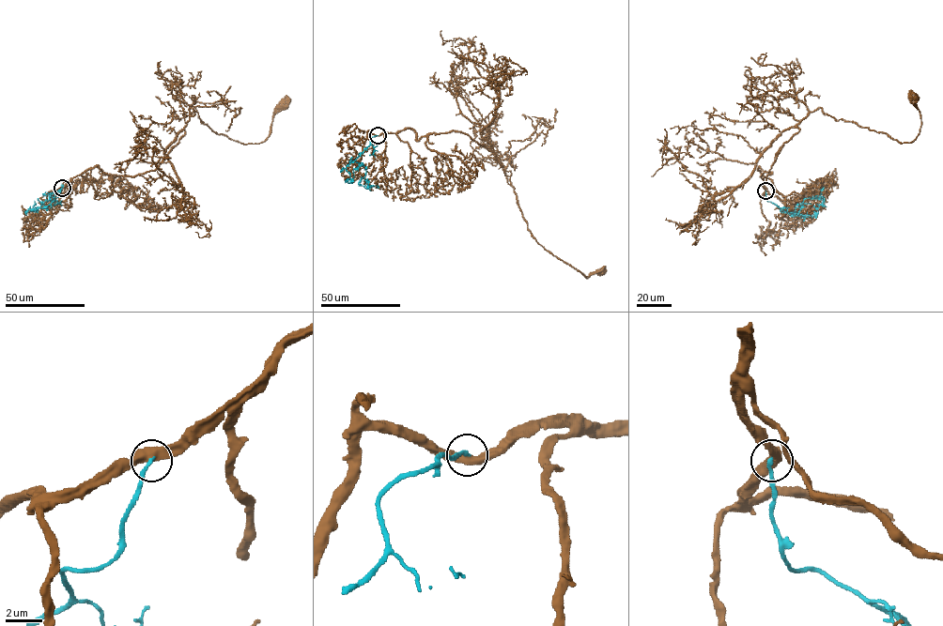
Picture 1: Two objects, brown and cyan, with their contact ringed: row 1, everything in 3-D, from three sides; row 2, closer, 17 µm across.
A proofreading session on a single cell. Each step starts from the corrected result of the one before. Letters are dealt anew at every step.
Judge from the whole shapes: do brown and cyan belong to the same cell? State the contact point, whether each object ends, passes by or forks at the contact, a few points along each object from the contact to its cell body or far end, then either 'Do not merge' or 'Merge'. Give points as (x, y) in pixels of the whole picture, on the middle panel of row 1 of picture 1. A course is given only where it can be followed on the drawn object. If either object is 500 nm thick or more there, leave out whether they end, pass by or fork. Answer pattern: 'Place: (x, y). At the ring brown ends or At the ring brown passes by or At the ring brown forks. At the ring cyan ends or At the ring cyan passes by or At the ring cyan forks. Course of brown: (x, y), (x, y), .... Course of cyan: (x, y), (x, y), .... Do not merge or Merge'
Place: (378, 135). Course of brown: (378, 135), (408, 128), (418, 141), (467, 133), (492, 152), (539, 244), (586, 278), (601, 271). Course of cyan: (378, 135), (372, 137), (355, 160), (365, 171), (358, 183), (378, 188). Do not merge

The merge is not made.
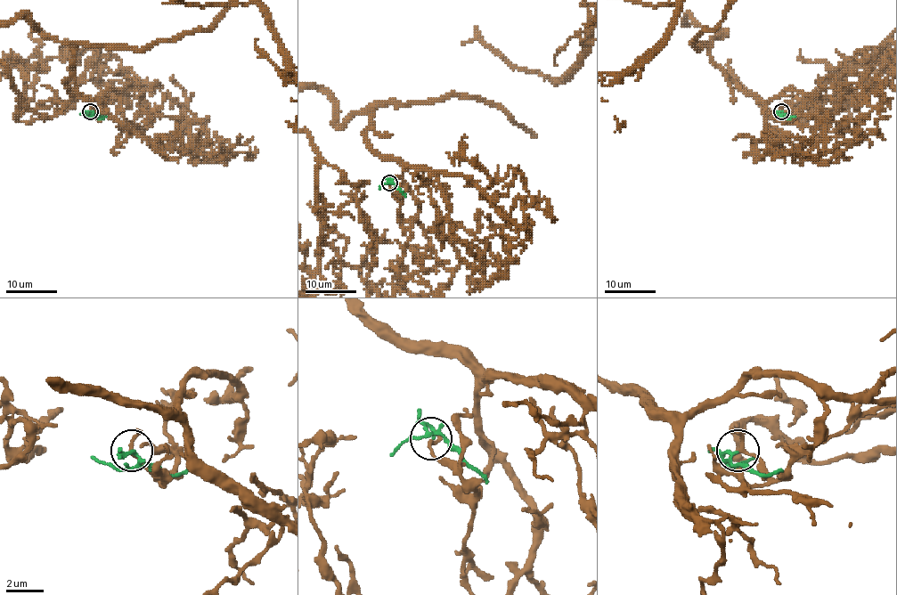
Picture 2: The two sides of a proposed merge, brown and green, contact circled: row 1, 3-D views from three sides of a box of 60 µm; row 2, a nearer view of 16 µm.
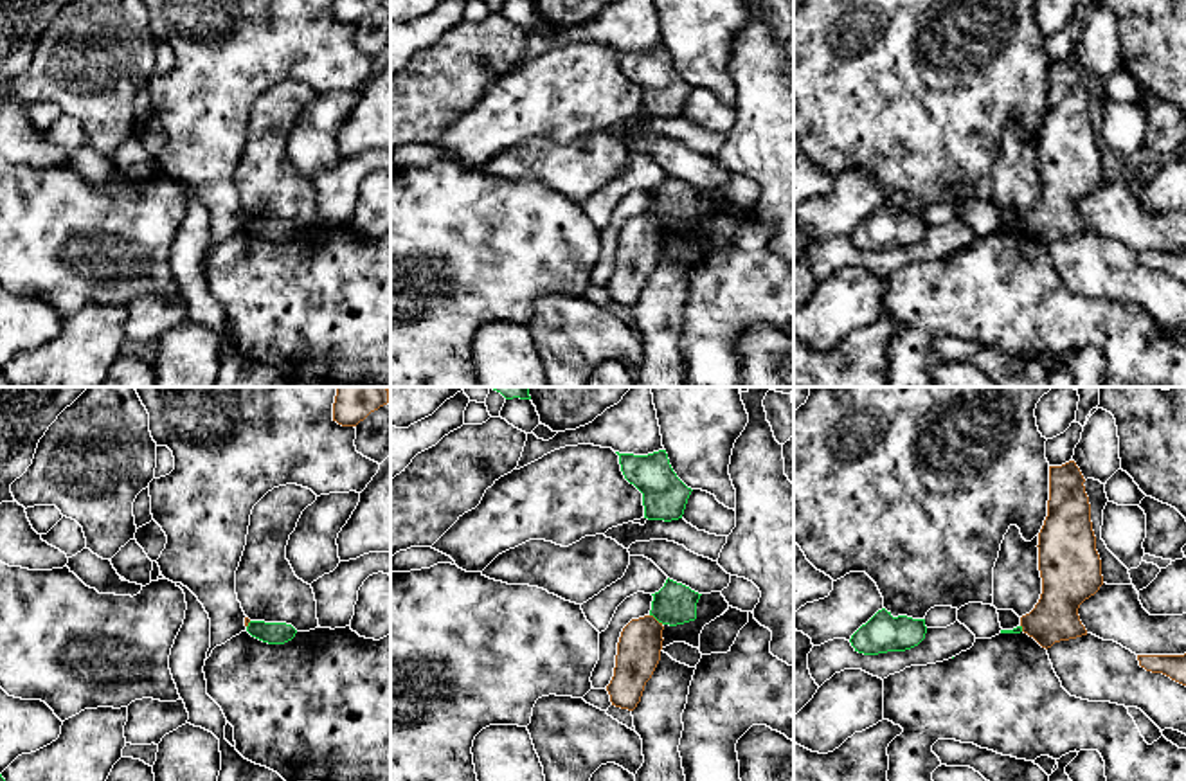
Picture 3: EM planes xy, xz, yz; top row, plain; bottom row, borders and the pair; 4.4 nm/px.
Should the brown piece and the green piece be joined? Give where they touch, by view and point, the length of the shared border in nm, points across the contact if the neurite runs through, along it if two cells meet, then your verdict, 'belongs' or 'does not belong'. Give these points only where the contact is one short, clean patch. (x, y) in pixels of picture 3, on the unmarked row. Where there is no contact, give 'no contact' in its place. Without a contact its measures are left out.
xz (655, 216) | 80 nm | along xz (650, 211), (663, 220) | does not belong

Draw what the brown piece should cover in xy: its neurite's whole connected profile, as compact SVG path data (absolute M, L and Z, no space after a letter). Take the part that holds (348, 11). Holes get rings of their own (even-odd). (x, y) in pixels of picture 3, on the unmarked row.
M333 0L333 18L342 23L356 23L383 2L387 0Z

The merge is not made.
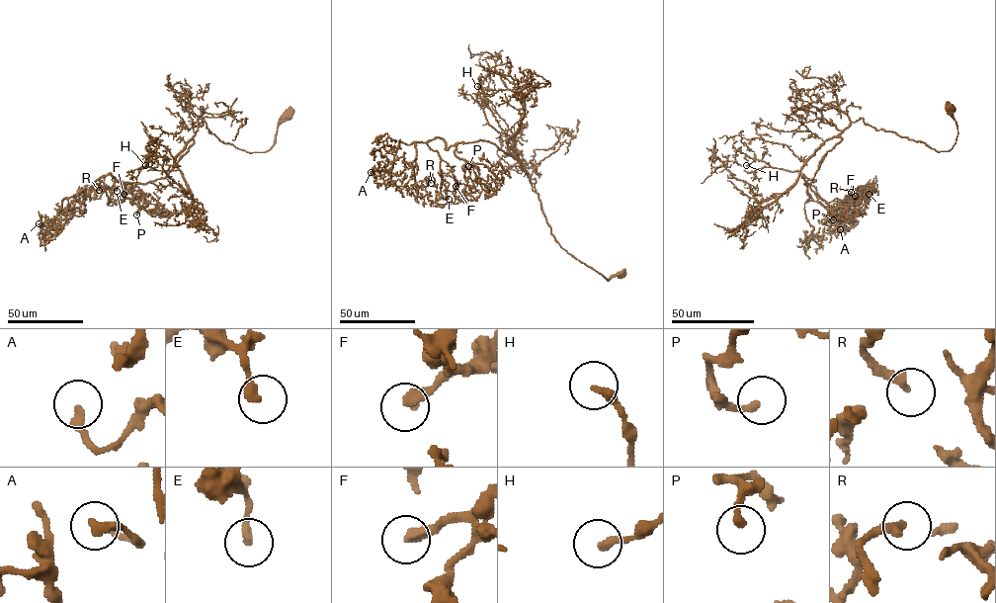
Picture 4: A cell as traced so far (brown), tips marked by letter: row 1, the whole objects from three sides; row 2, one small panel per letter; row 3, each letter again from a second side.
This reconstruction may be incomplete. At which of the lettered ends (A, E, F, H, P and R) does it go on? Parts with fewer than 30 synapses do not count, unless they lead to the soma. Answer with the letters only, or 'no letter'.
no letter

